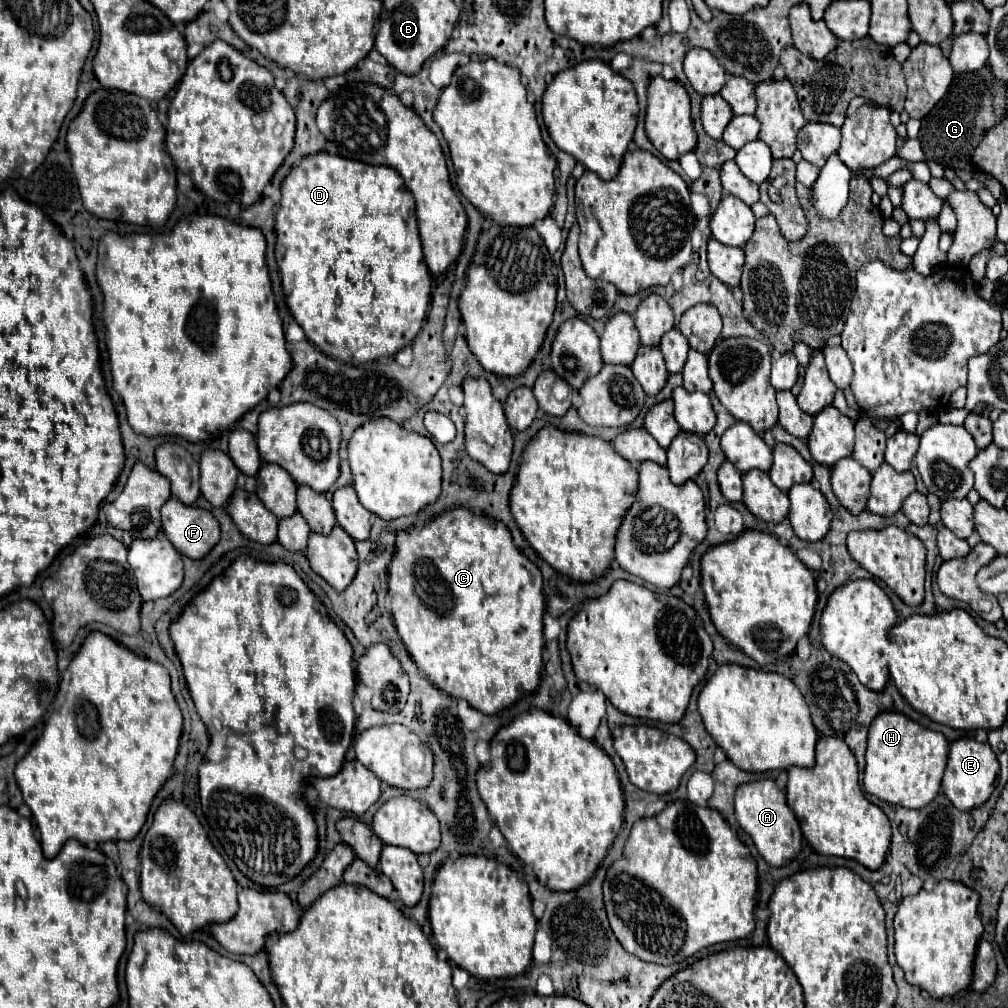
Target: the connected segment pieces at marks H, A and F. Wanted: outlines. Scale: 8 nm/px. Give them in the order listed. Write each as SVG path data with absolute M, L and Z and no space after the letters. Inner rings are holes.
M881 713L869 727L863 787L867 793L893 805L921 809L929 805L939 793L941 777L947 763L947 751L949 743L943 733L923 727L903 713Z
M763 779L763 781L753 781L749 785L741 785L741 789L737 789L737 795L735 795L735 815L743 831L753 839L757 851L763 855L763 859L769 865L785 867L799 855L801 841L803 841L799 821L793 815L791 807L787 805L785 793L777 789L773 779Z
M171 497L161 509L161 517L165 537L189 559L203 559L219 541L219 523L205 509L183 505Z

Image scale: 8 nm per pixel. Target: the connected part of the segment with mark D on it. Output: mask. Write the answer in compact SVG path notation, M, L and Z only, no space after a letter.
M317 153L305 157L297 167L291 169L291 173L285 177L281 185L281 201L279 201L279 211L277 211L277 223L275 223L275 233L277 233L277 245L275 245L275 259L281 271L281 283L283 291L287 295L287 305L295 321L303 327L307 339L315 343L325 355L333 359L341 359L345 363L361 365L369 361L377 361L379 357L393 357L397 351L401 351L405 345L411 345L415 335L419 333L429 303L431 303L431 275L423 259L421 251L421 241L419 241L419 229L417 229L417 215L415 215L415 199L411 191L405 187L401 175L383 165L365 165L361 161L353 159L343 159L341 155L331 155L331 153Z

